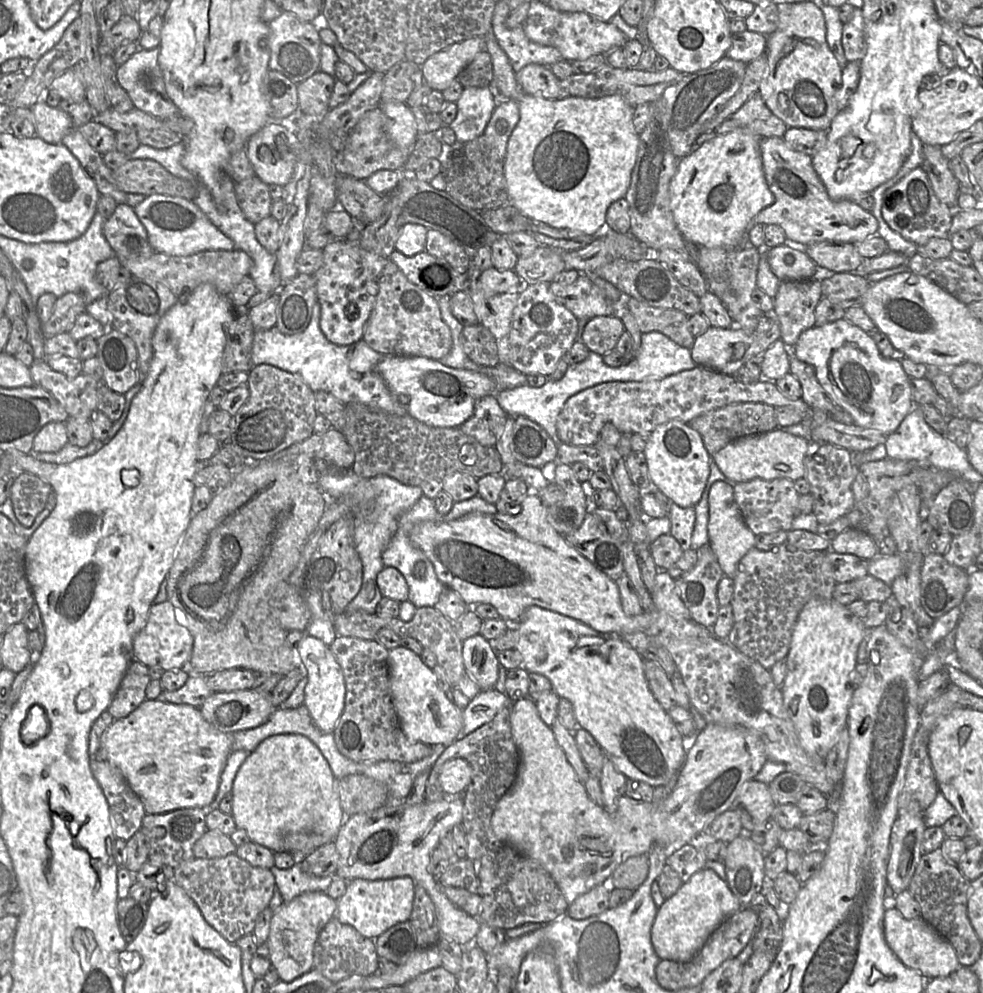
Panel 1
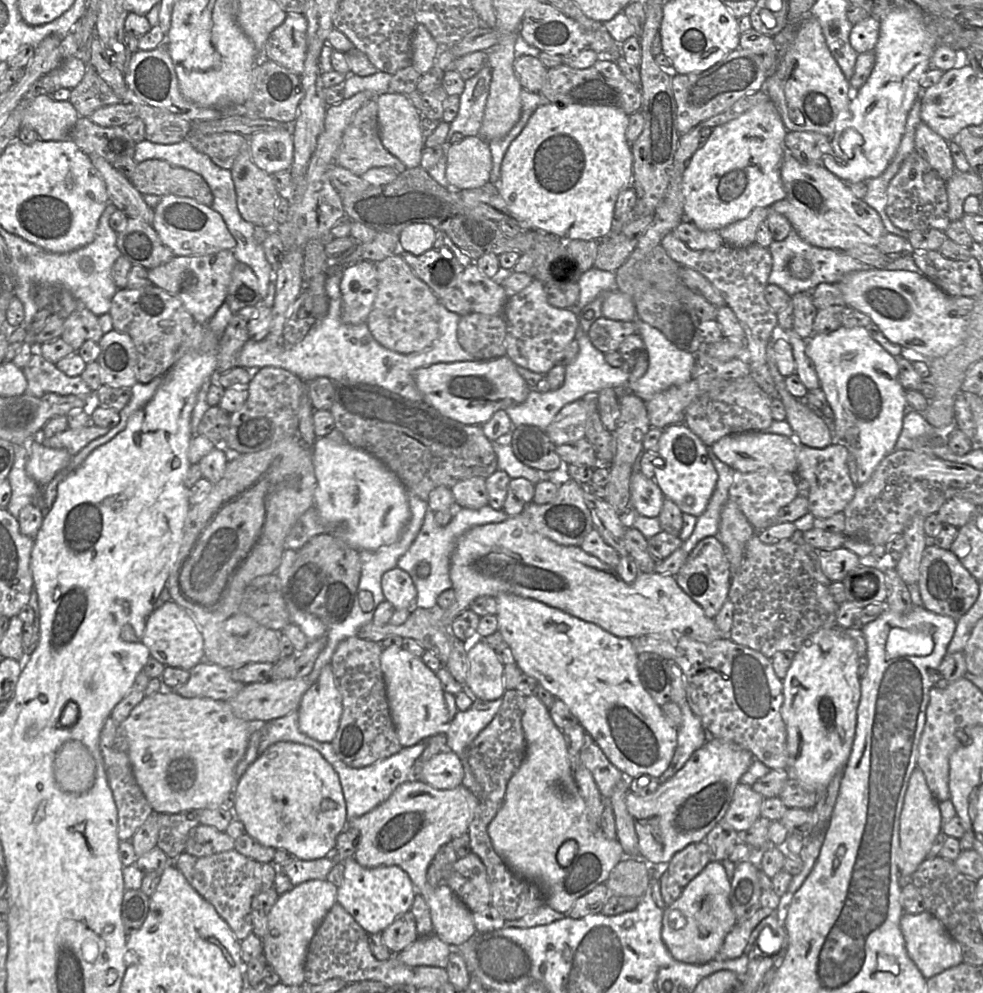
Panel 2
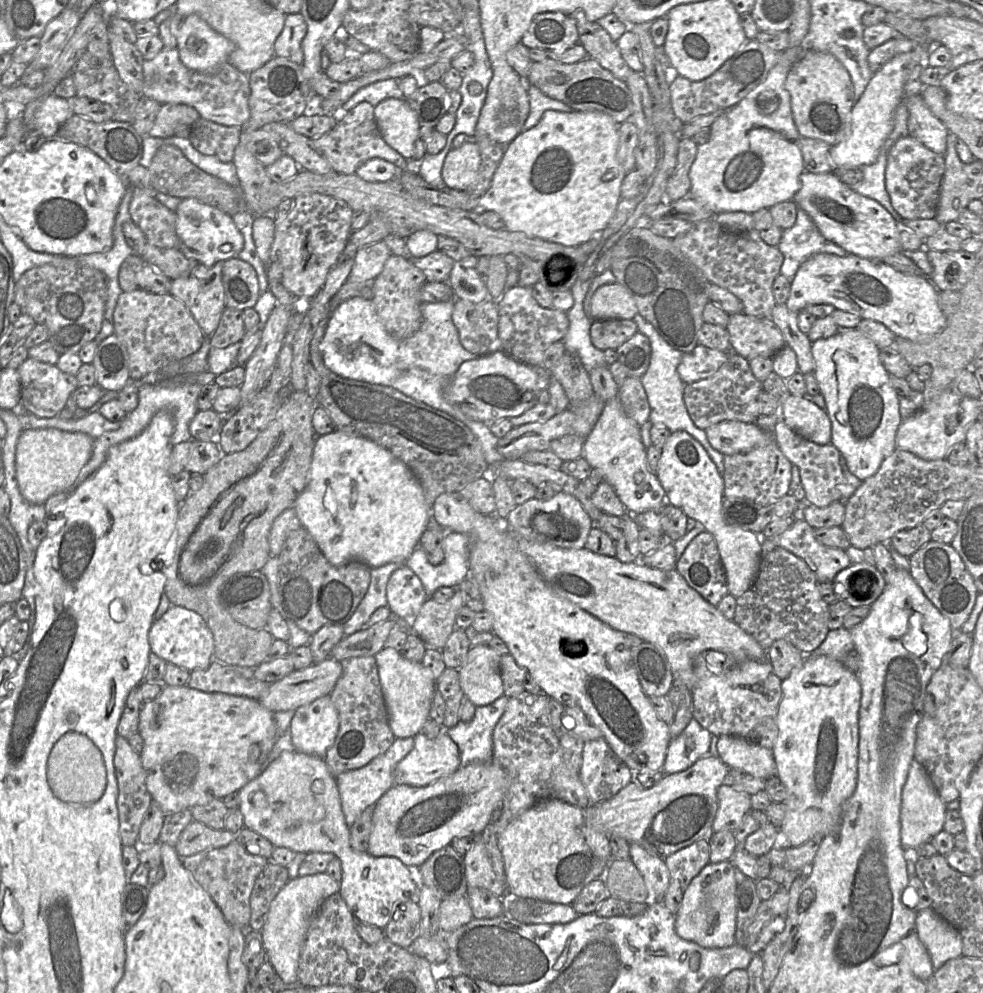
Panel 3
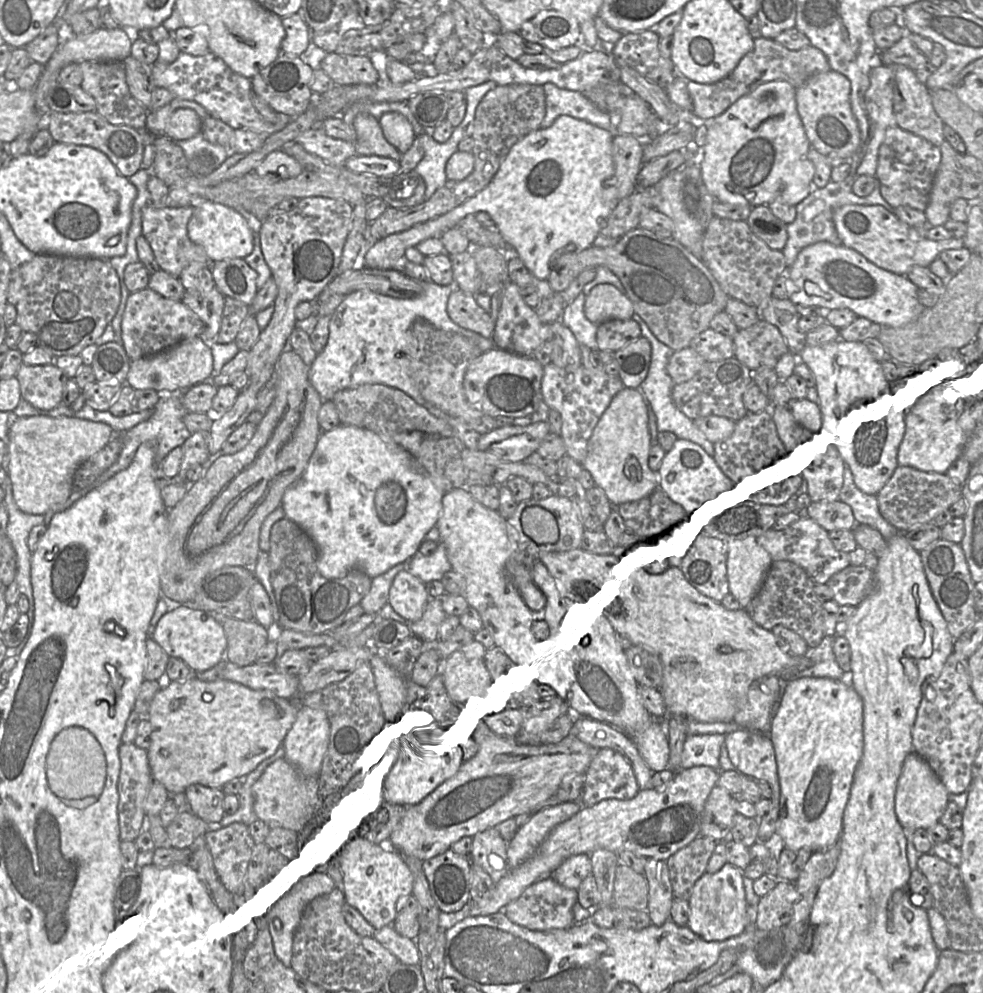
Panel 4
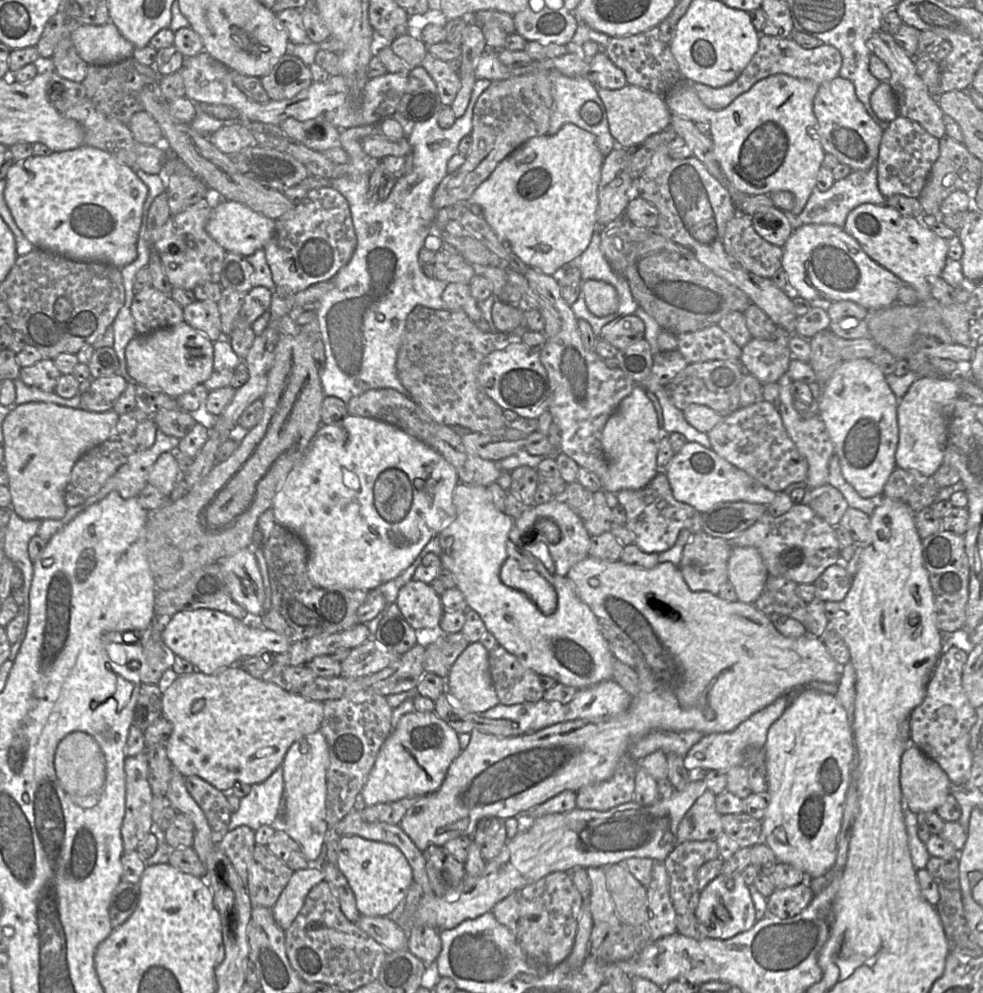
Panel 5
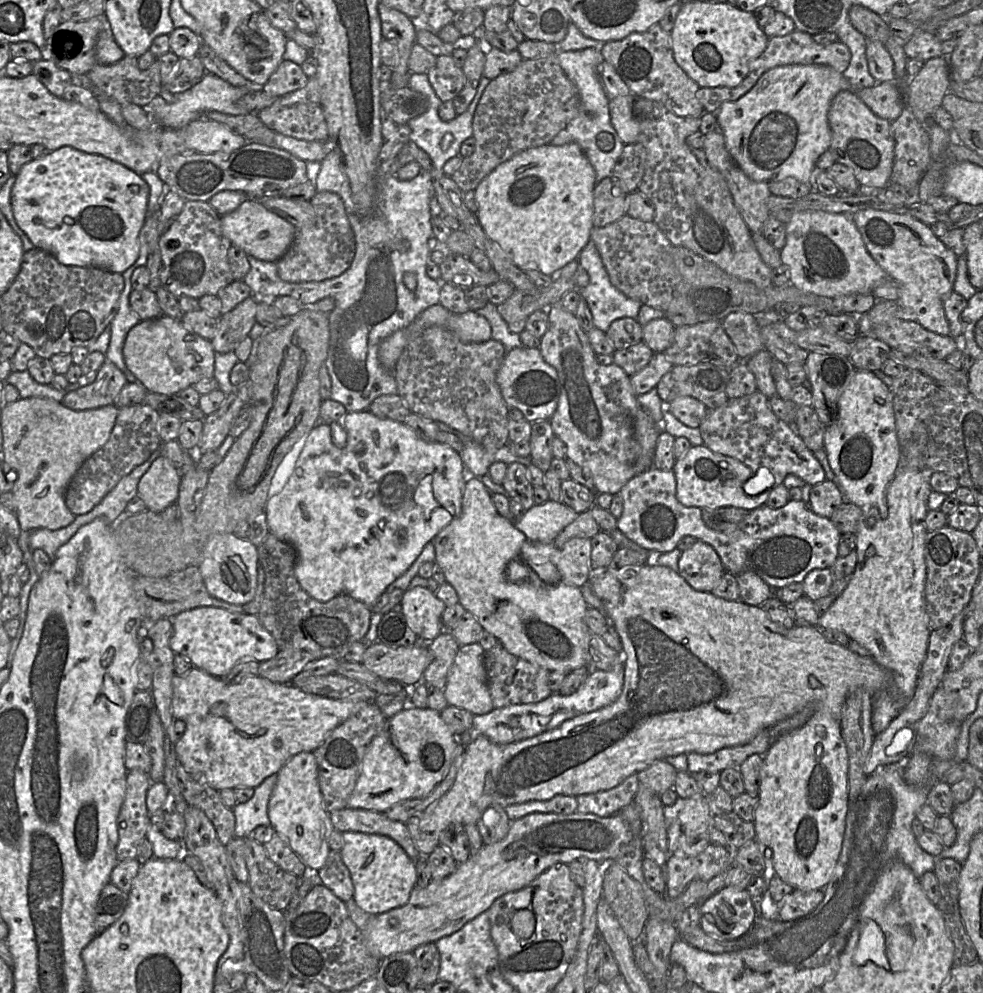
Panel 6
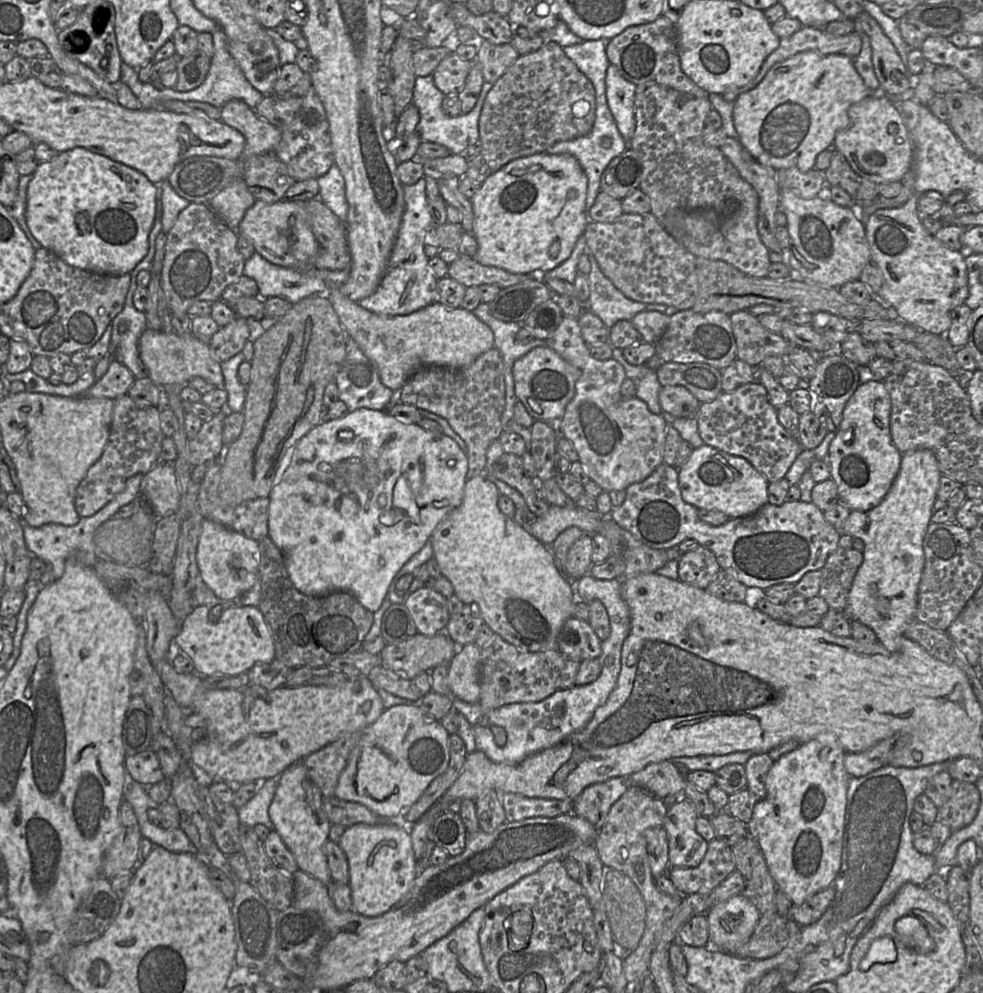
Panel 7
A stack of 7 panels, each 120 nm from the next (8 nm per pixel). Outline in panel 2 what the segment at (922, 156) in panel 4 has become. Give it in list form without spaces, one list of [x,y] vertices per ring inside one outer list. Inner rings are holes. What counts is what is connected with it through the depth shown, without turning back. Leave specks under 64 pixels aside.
[[[917,151],[909,154],[892,178],[887,190],[886,213],[897,228],[911,232],[935,228],[945,231],[949,224],[946,181]]]

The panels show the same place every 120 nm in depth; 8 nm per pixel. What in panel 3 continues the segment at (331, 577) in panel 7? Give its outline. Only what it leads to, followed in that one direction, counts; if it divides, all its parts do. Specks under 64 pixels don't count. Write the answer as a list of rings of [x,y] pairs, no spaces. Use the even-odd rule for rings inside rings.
[[[334,431],[333,433],[316,437],[312,455],[312,465],[309,473],[309,482],[291,508],[296,511],[301,526],[307,529],[316,539],[327,561],[336,567],[342,566],[350,561],[360,561],[365,563],[369,568],[377,568],[394,562],[403,562],[403,564],[405,564],[415,548],[420,546],[420,538],[427,529],[429,518],[432,517],[432,507],[429,508],[426,504],[420,482],[401,460],[397,459],[387,449],[368,439],[341,431]]]

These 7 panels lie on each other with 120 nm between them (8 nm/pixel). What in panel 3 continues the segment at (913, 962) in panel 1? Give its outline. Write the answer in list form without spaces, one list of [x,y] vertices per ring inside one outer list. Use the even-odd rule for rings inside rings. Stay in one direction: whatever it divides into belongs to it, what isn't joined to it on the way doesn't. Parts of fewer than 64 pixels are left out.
[[[932,908],[917,912],[917,934],[927,949],[934,971],[948,960],[962,956],[960,933]]]

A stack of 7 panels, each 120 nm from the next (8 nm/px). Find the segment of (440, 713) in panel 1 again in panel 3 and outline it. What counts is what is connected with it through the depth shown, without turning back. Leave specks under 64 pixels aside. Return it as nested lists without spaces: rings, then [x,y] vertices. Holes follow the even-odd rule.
[[[383,648],[374,655],[378,675],[388,715],[388,723],[395,738],[414,737],[421,732],[423,725],[430,718],[430,708],[436,680],[431,671],[420,662],[404,658],[399,651]]]

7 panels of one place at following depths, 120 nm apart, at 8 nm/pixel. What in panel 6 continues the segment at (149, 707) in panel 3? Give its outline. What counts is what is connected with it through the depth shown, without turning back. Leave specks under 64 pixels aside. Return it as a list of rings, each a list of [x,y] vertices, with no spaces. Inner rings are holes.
[[[193,666],[184,675],[172,679],[172,715],[185,722],[185,731],[175,743],[177,760],[186,769],[199,773],[216,790],[237,787],[256,788],[300,752],[314,752],[326,737],[352,714],[370,701],[333,699],[307,693],[292,683],[276,683],[255,676],[238,684],[214,677]]]

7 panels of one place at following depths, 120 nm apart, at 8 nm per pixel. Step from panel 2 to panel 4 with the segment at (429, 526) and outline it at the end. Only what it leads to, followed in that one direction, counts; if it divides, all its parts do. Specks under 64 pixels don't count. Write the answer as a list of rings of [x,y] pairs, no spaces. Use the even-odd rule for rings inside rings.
[[[439,542],[437,552],[432,557],[425,557],[419,551],[410,558],[410,567],[408,571],[419,578],[426,586],[433,582],[442,582],[454,571],[450,561],[448,550]]]

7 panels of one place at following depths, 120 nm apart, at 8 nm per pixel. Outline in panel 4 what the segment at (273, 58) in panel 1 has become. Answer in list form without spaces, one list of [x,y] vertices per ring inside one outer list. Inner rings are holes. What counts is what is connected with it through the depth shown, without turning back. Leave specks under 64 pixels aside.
[[[299,13],[282,18],[285,37],[281,43],[281,52],[299,57],[312,42],[311,30]]]

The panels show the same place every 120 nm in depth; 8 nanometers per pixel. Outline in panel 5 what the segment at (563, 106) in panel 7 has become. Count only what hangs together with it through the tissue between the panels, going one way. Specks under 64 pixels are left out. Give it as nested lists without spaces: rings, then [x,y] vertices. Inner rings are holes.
[[[548,71],[492,81],[474,107],[470,153],[464,164],[453,173],[447,174],[436,188],[432,197],[435,210],[468,200],[507,156],[529,139],[547,135],[552,106],[552,86]]]

